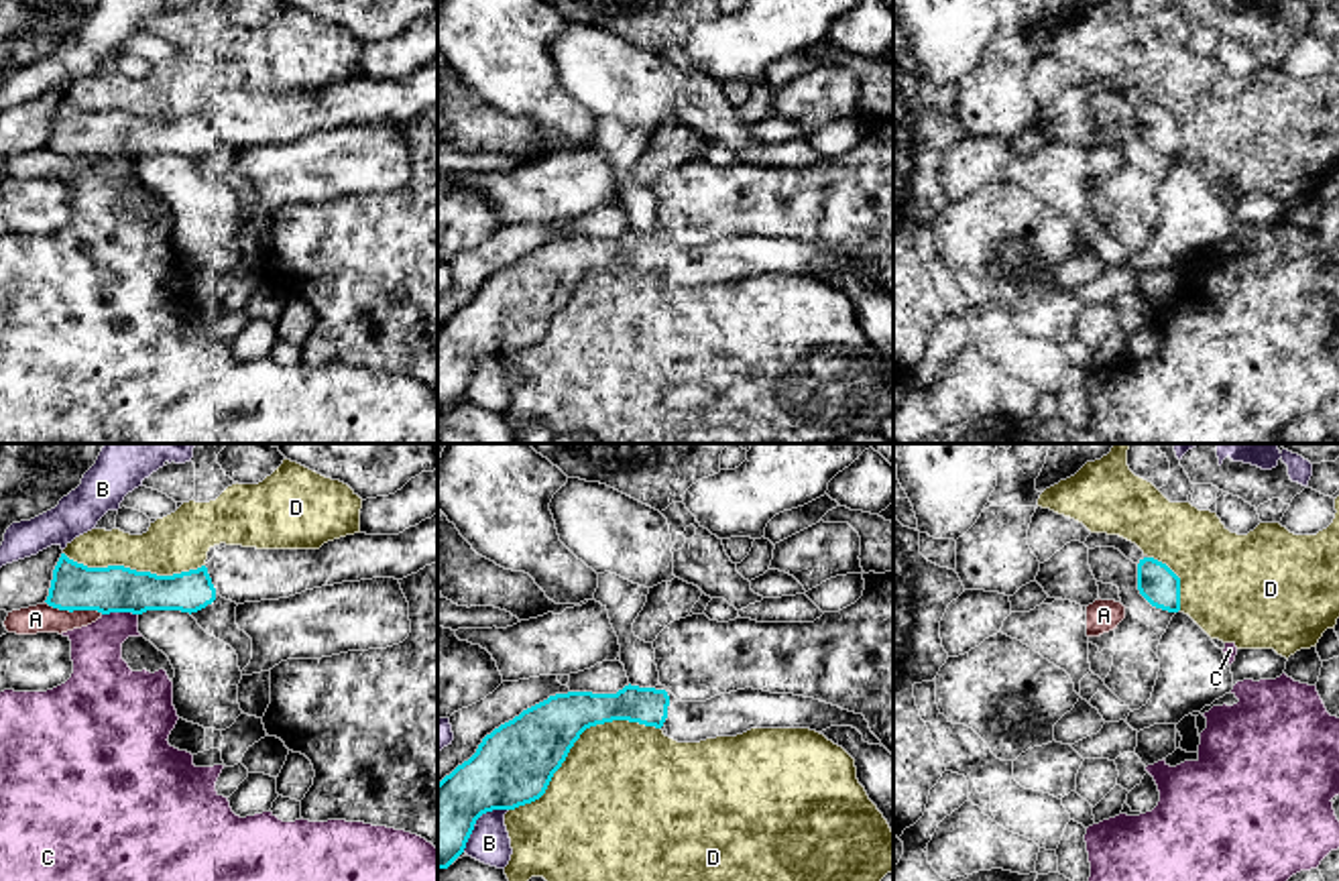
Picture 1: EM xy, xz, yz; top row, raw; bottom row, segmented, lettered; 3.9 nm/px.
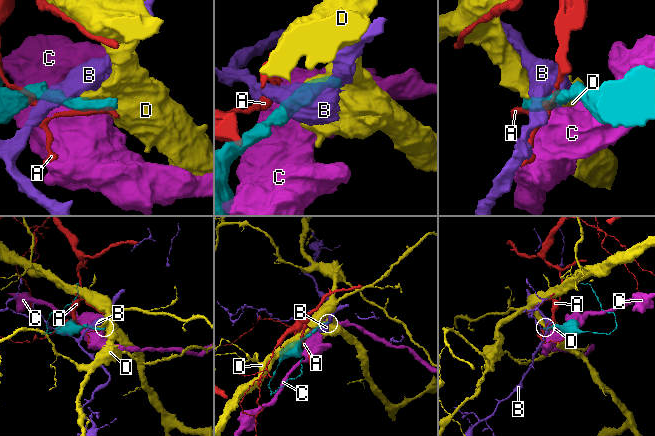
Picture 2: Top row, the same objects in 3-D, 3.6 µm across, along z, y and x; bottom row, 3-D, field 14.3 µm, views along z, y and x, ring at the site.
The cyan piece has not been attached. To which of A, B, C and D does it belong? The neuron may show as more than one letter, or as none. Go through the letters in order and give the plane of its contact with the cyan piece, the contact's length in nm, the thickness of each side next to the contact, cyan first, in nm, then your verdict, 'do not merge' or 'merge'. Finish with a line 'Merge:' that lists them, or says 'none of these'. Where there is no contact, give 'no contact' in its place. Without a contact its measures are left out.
A: xy | 240 nm | 190/110 nm | do not merge
B: xz | 260 nm | 300/160 nm | do not merge
C: xy | 140 nm | 190/200 nm | do not merge
D: xz | 700 nm | 300/480 nm | do not merge
Merge: none of these

